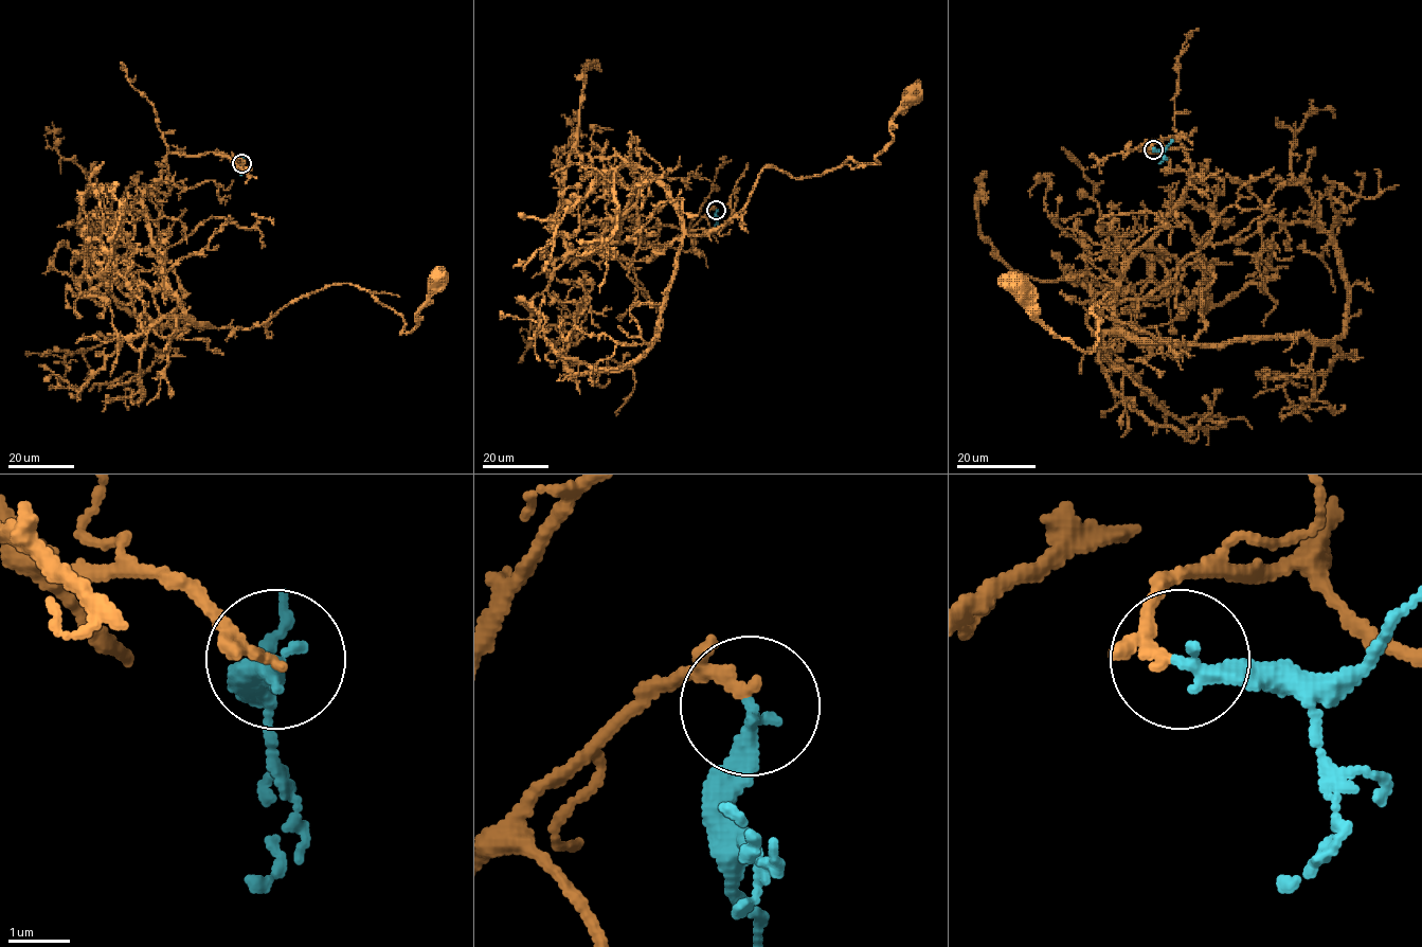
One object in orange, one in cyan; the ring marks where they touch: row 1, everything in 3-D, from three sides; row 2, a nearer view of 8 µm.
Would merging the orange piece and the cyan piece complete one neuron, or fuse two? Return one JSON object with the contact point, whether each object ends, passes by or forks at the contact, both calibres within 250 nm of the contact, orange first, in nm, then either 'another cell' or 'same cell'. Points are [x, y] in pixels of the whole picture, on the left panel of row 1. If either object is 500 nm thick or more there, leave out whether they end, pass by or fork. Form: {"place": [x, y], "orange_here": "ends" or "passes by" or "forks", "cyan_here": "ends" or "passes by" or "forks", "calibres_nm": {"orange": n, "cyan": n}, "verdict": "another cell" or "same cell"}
{"place": [241, 163], "orange_here": "passes by", "cyan_here": "ends", "calibres_nm": {"orange": 130, "cyan": 280}, "verdict": "same cell"}

